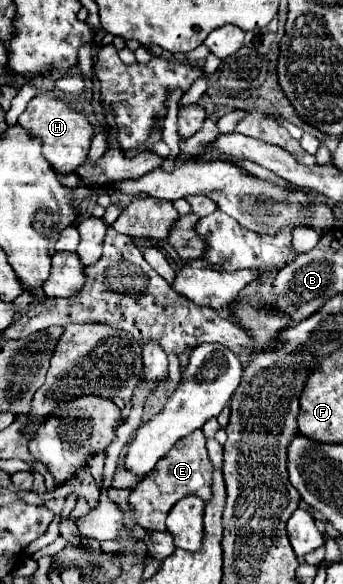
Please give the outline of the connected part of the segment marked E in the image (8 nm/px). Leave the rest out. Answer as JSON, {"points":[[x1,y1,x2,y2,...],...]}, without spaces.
{"points":[[196,430,188,434,188,438,180,438,172,450,160,458,160,462,154,466,152,472,144,476,144,480,132,490,128,502,130,508,134,510,134,522,142,526,144,530,166,530,166,516,168,510,184,496,196,494,202,500,208,500,212,496,210,484,212,484,212,464,208,460,208,450,206,450,206,438,202,430]]}

